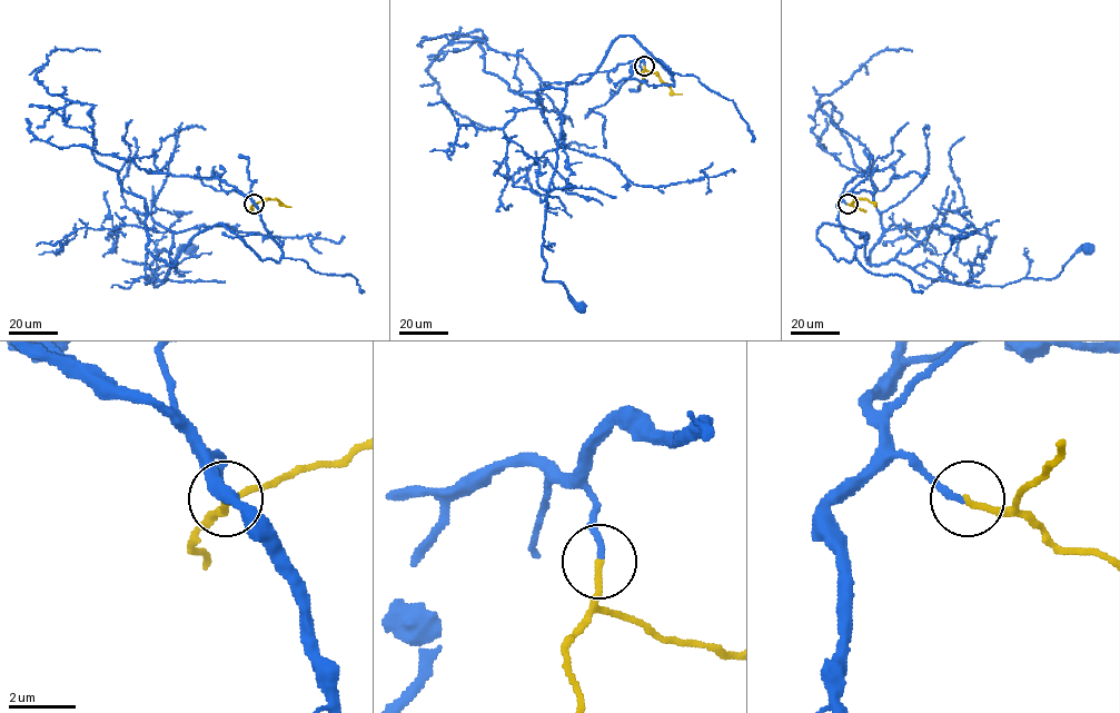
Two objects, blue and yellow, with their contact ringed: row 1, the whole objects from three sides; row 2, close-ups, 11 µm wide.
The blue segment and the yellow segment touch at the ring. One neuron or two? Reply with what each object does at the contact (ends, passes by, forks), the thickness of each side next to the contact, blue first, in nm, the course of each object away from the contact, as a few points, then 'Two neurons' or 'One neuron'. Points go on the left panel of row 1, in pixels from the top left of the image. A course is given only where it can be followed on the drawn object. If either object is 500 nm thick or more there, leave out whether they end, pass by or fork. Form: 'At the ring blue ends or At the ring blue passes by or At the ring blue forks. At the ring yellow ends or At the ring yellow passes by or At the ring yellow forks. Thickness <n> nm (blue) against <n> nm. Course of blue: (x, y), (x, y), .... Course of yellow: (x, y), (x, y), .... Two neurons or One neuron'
At the ring blue ends. At the ring yellow ends. Thickness 190 nm (blue) against 200 nm. Course of blue: (254, 204), (280, 248), (278, 261), (261, 260), (219, 224), (199, 231), (154, 286), (154, 270), (189, 248). Course of yellow: (254, 204), (267, 198), (291, 207). One neuron

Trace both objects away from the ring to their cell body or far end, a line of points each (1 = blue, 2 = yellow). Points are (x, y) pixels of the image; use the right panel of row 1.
1: (848, 204), (854, 257), (836, 260), (823, 224), (858, 231), (870, 264), (967, 286), (1056, 278), (1088, 248)
2: (848, 204), (858, 198), (866, 199), (874, 207)

